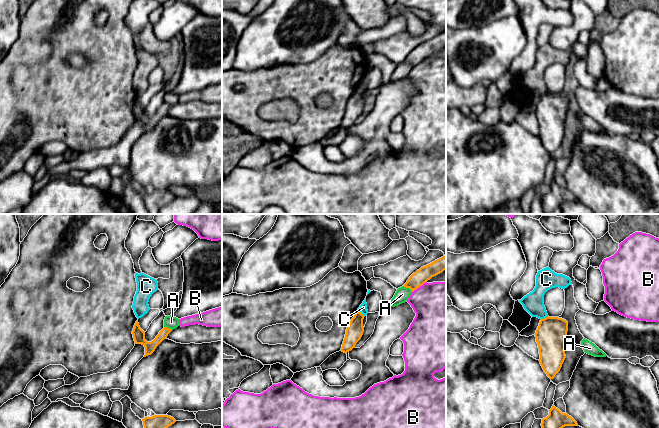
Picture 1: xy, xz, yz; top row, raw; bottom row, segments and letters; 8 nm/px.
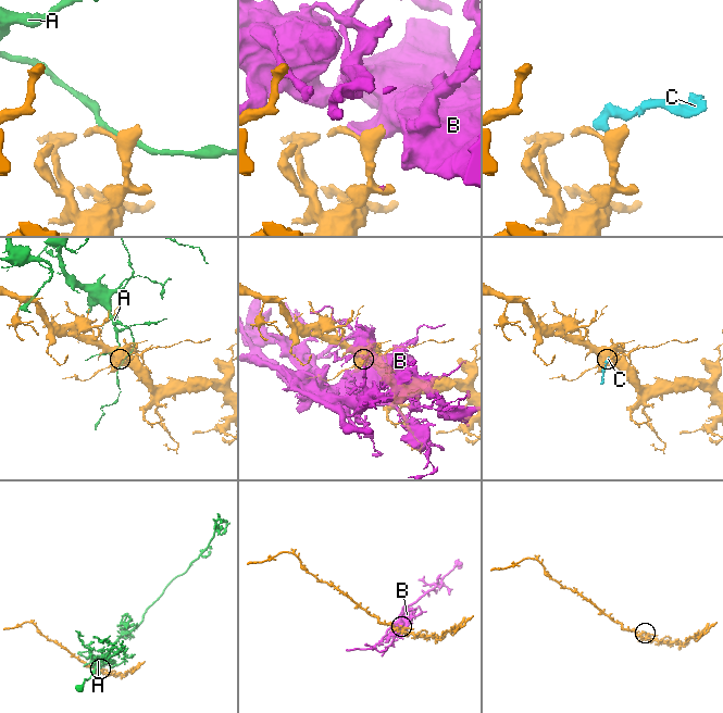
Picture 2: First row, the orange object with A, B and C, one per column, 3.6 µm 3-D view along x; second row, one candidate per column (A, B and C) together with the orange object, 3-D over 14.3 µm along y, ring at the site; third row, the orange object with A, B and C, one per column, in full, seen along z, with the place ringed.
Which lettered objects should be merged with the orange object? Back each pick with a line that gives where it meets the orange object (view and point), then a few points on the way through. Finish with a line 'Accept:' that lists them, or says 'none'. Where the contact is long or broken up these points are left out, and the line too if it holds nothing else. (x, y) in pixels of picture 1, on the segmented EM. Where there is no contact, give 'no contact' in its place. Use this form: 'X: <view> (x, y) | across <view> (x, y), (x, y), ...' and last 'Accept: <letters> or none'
Accept: none

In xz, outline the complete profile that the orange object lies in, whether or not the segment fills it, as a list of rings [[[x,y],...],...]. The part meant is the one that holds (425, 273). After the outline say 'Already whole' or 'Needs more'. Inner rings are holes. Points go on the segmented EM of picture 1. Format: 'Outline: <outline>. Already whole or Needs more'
Outline: [[[446,255],[426,266],[421,267],[413,273],[404,284],[404,287],[410,288],[413,292],[432,277],[442,273],[444,270],[446,270]]]. Already whole

